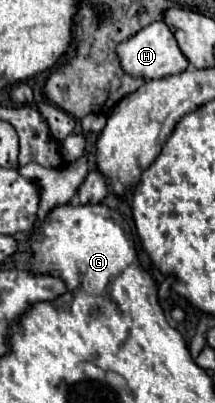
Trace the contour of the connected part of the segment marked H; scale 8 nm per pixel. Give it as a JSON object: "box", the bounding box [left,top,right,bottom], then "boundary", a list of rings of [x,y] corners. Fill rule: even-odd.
{"box":[116,21,188,79],"boundary":[[[162,21],[150,23],[148,27],[140,29],[136,35],[118,43],[116,45],[116,55],[118,55],[118,61],[122,65],[122,71],[130,77],[162,79],[162,77],[168,77],[168,75],[176,75],[176,73],[180,73],[188,67],[188,59],[180,53],[172,31]]]}

